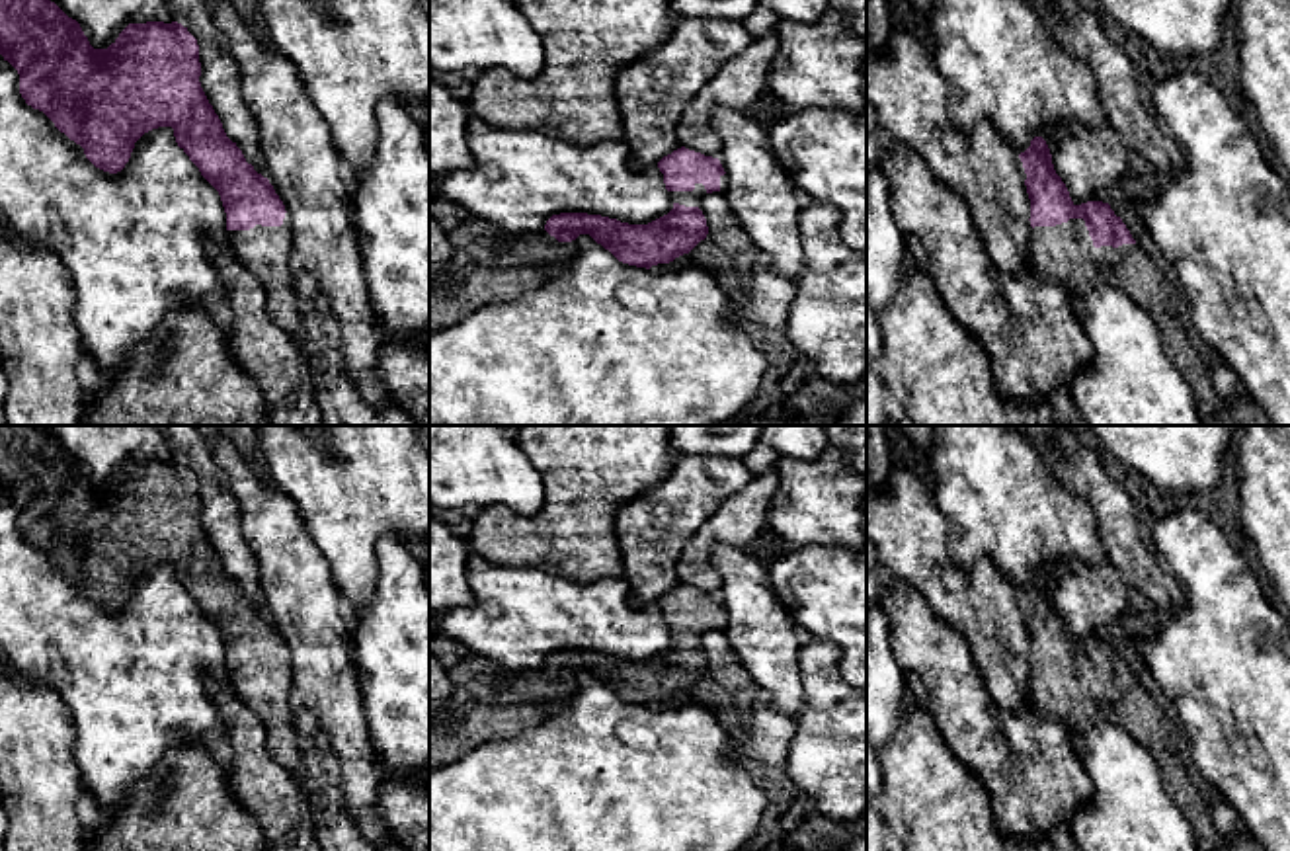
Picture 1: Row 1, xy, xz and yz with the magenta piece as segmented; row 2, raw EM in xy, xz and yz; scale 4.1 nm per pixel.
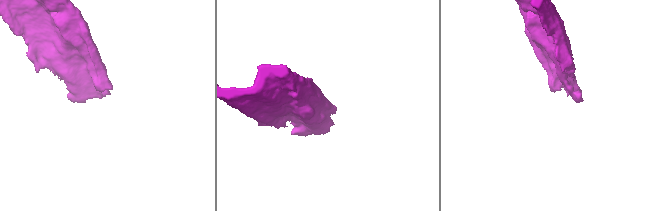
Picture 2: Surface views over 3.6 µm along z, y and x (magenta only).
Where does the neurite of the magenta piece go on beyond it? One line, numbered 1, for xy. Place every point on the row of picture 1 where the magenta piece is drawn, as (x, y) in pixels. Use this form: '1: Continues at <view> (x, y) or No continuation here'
1: Continues at xy (266, 252)

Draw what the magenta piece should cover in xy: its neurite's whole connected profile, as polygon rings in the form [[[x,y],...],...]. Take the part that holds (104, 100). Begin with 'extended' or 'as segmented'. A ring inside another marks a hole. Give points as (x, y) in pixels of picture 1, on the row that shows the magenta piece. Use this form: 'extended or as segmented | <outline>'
extended | [[[0,0],[0,55],[18,70],[25,103],[43,111],[103,172],[121,172],[144,133],[172,127],[178,146],[219,191],[228,244],[262,283],[267,314],[304,353],[306,334],[293,289],[291,219],[269,180],[226,137],[201,88],[199,45],[187,27],[178,21],[129,23],[107,49],[94,49],[80,23],[55,2]]]

